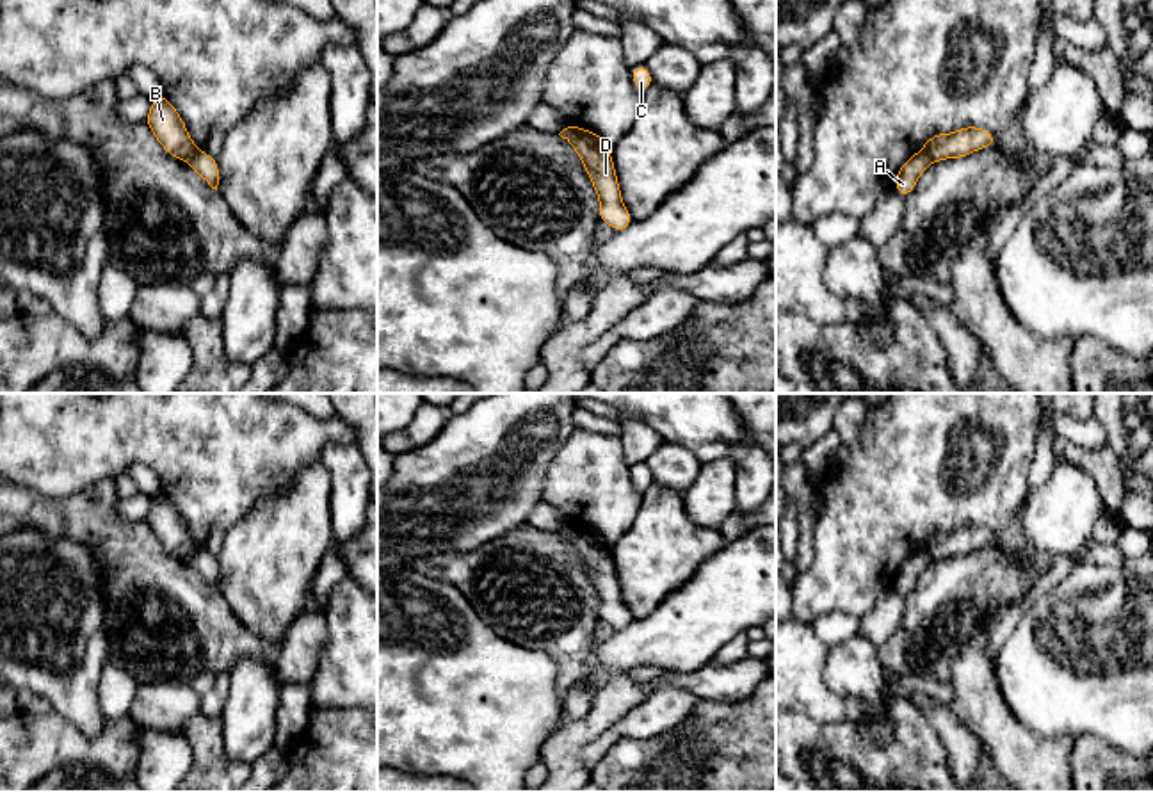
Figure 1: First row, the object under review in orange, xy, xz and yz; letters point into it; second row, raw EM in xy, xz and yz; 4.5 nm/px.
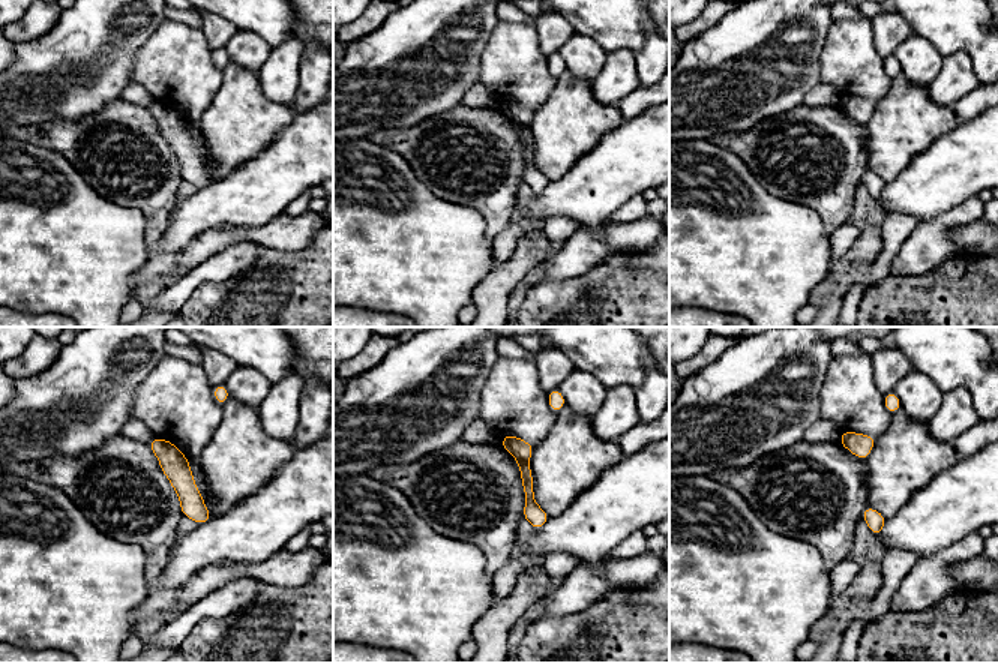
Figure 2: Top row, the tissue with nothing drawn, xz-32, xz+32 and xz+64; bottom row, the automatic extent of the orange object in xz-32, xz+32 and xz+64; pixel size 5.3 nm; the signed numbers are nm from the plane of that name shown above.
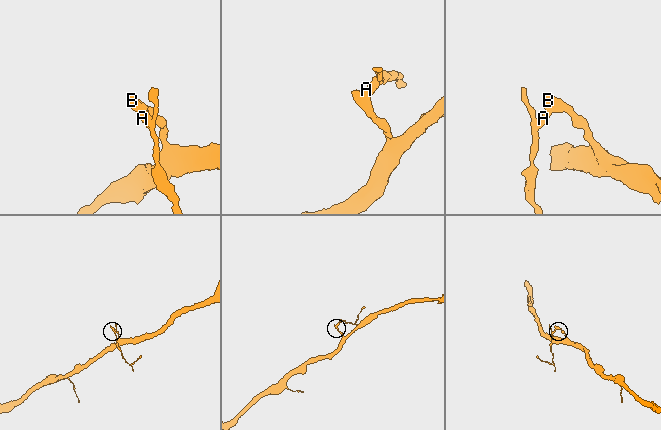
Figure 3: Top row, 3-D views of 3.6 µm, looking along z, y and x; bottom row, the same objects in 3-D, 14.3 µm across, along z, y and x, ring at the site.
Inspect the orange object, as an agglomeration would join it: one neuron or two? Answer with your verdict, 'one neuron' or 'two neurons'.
two neurons

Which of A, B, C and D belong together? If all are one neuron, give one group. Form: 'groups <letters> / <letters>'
groups A C / B D

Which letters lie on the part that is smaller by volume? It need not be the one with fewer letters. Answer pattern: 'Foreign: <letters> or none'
Foreign: A, C

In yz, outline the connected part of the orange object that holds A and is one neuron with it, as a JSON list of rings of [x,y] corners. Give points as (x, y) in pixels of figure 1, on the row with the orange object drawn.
[[[923,151],[909,157],[895,176],[893,187],[897,189],[897,192],[907,199],[918,178],[931,166],[931,162],[932,160]]]

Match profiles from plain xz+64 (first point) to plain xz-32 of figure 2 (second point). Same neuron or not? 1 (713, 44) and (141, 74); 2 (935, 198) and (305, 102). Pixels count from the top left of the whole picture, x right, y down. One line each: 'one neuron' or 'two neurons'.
1: two neurons
2: two neurons

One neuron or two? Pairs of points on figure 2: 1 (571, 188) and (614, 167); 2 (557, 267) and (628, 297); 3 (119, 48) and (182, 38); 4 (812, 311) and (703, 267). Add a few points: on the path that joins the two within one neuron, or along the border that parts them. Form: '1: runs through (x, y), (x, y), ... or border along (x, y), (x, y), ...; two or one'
1: runs through (581, 188), (593, 188), (604, 177); one
2: border along (607, 257), (577, 276), (545, 279); two
3: border along (165, 18), (135, 53), (131, 77); two
4: border along (809, 303), (797, 311); two

